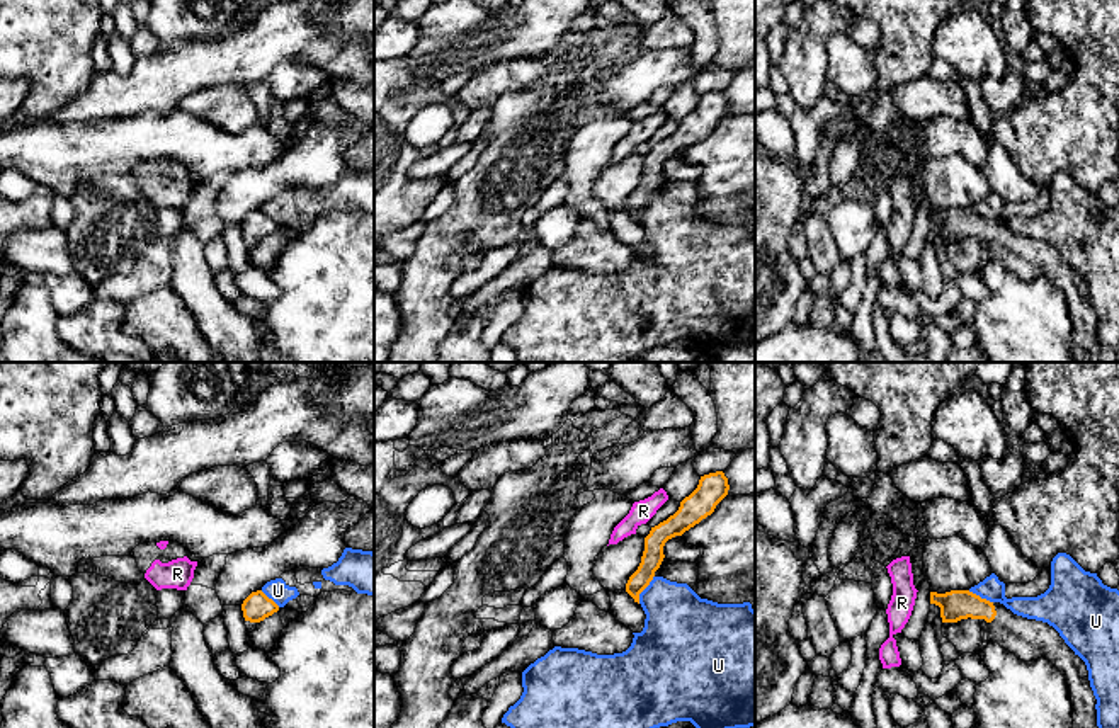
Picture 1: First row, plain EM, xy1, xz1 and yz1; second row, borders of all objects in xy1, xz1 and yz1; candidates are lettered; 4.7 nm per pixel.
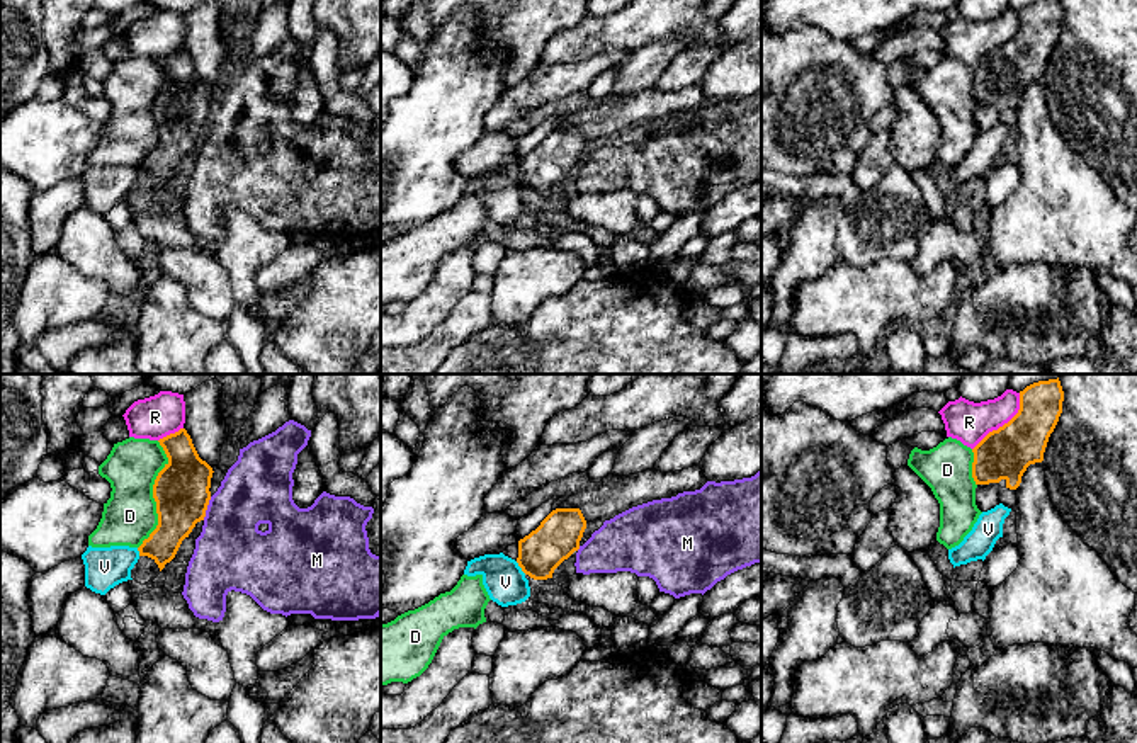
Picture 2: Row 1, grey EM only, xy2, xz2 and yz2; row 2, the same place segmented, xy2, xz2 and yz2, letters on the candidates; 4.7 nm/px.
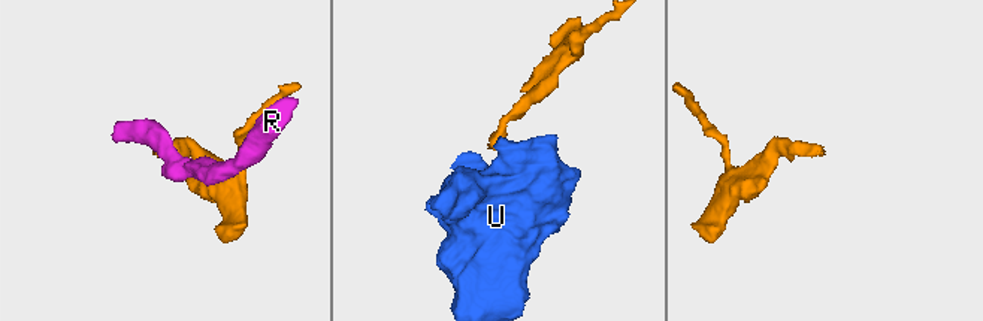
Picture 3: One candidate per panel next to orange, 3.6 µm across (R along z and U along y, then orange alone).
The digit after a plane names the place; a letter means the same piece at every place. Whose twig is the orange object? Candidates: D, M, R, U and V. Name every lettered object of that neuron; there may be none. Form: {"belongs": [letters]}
{"belongs": []}

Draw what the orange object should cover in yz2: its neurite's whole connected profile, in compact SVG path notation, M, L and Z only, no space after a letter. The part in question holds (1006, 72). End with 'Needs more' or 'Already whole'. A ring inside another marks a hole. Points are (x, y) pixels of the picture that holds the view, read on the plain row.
M1038 0L1020 10L1018 32L989 51L974 68L976 104L1006 100L1016 109L1030 83L1042 82L1050 53L1062 32L1061 0Z. Already whole

